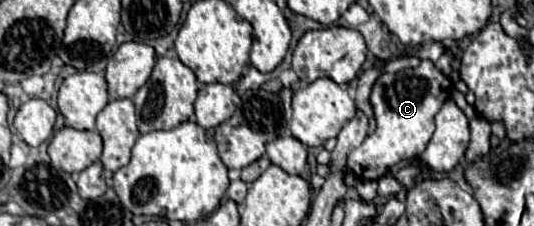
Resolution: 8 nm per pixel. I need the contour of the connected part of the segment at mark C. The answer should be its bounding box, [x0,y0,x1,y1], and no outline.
[348,60,452,180]

